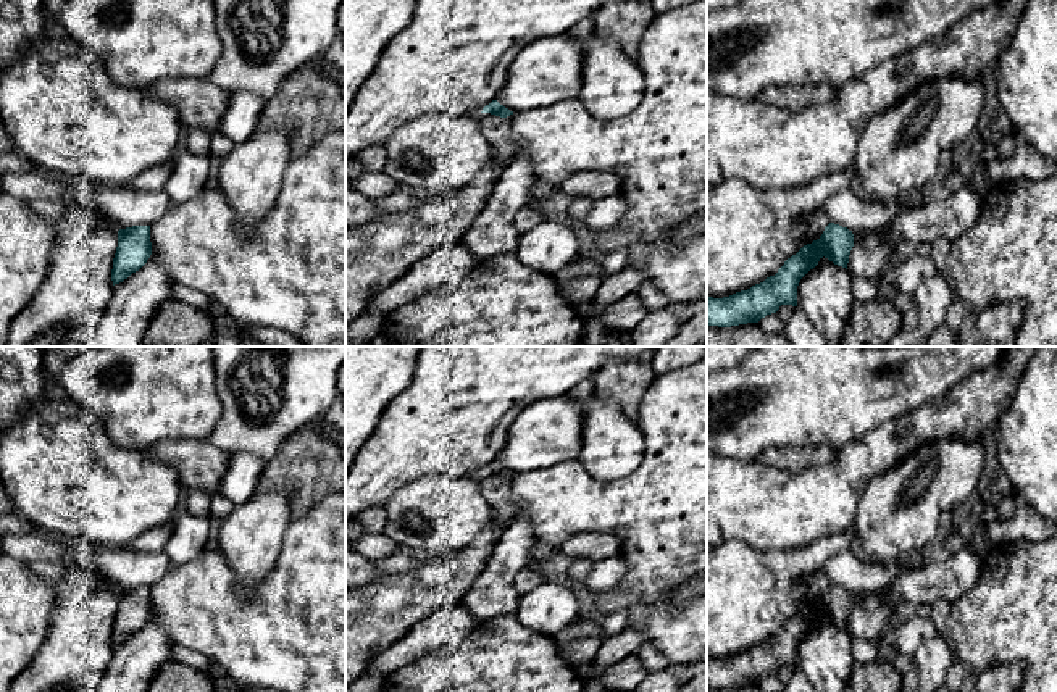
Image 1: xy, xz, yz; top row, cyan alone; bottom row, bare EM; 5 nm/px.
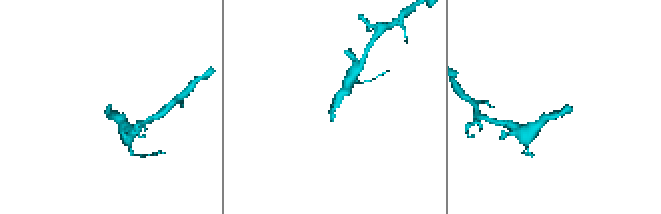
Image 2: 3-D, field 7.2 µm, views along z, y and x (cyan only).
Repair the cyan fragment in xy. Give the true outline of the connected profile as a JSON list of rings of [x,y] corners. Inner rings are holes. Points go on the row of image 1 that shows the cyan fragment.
[[[132,226],[118,231],[118,247],[113,258],[113,286],[139,271],[152,255],[150,226]]]

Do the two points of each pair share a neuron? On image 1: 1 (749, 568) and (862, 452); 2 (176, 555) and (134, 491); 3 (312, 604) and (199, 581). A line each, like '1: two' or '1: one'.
1: two
2: two
3: one

